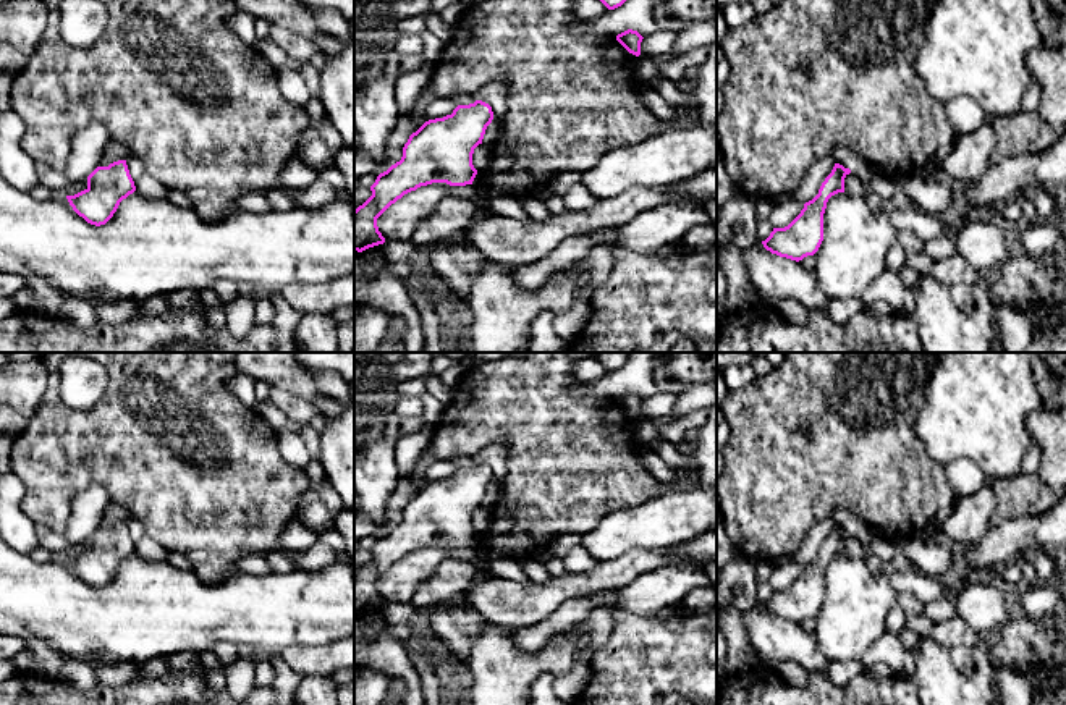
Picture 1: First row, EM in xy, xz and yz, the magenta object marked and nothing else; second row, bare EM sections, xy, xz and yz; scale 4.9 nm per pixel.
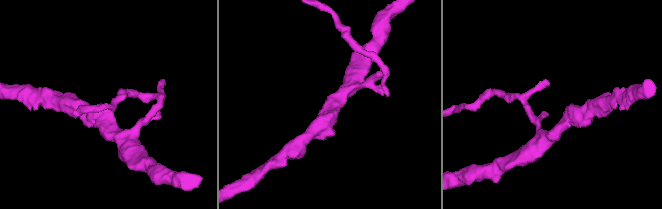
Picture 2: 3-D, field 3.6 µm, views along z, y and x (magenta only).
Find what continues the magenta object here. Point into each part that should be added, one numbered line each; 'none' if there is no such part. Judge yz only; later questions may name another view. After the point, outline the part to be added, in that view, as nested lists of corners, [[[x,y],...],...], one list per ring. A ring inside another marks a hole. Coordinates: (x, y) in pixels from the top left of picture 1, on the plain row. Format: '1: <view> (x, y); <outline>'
none

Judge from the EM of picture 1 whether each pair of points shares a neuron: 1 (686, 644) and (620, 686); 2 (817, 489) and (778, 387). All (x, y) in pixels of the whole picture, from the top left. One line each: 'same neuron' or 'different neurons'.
1: same neuron
2: same neuron

